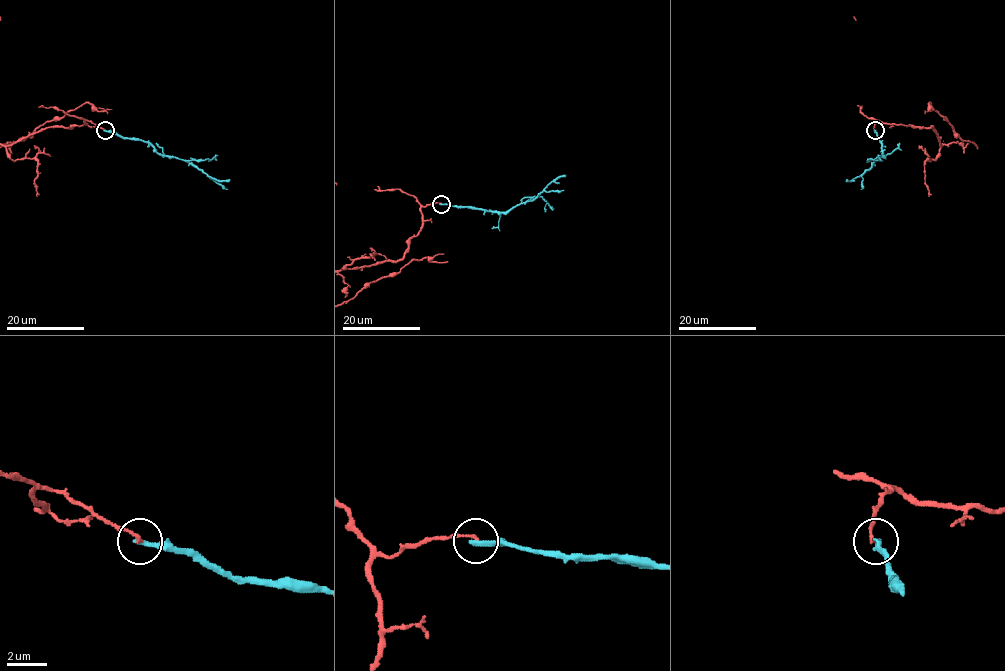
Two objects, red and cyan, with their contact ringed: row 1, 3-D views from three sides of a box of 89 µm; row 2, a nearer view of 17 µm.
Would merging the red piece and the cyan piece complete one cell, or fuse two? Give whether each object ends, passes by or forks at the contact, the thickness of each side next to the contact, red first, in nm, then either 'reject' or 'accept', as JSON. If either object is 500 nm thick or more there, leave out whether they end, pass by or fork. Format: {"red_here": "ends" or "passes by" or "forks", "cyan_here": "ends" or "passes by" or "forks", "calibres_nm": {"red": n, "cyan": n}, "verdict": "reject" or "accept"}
{"red_here": "ends", "cyan_here": "ends", "calibres_nm": {"red": 130, "cyan": 240}, "verdict": "reject"}

